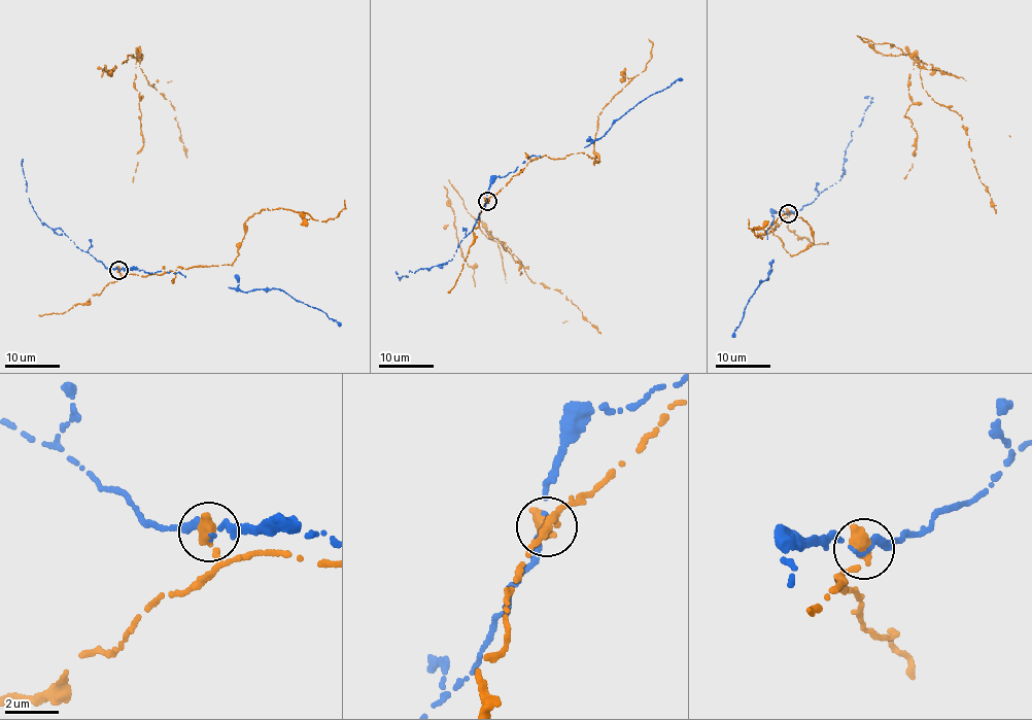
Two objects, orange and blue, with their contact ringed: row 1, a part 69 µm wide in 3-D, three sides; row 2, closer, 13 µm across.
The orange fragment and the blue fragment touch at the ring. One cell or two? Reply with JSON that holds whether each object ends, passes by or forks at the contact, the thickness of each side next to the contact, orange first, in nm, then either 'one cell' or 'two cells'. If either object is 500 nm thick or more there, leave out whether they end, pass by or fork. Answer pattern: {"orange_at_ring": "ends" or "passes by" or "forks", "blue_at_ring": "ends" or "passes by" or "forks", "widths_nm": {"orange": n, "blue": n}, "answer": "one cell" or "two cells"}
{"widths_nm": {"orange": 550, "blue": 200}, "answer": "two cells"}

